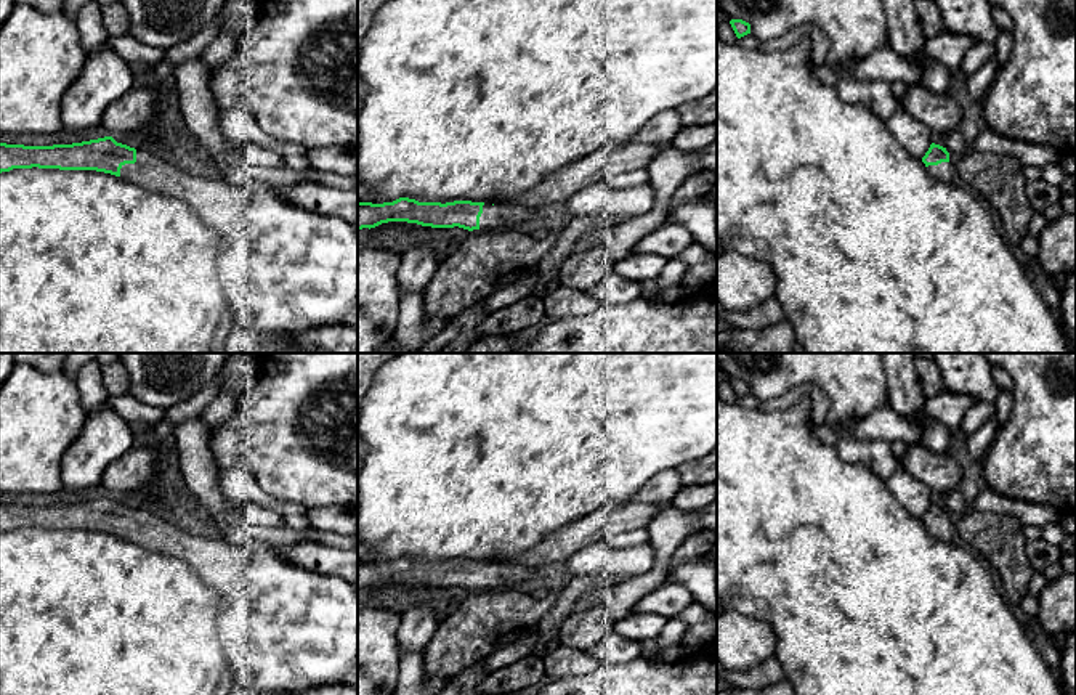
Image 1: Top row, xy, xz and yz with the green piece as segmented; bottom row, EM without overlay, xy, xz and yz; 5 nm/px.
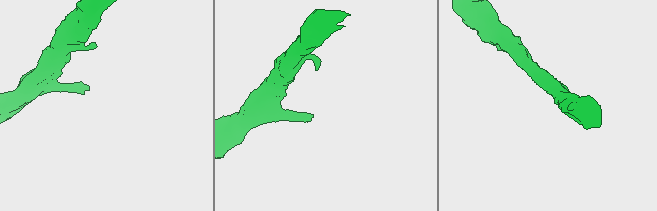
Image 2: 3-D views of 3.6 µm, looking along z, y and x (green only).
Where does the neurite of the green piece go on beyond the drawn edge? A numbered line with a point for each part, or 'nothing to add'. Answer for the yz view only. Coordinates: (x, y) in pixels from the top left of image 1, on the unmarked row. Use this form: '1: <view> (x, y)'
1: yz (943, 532)

